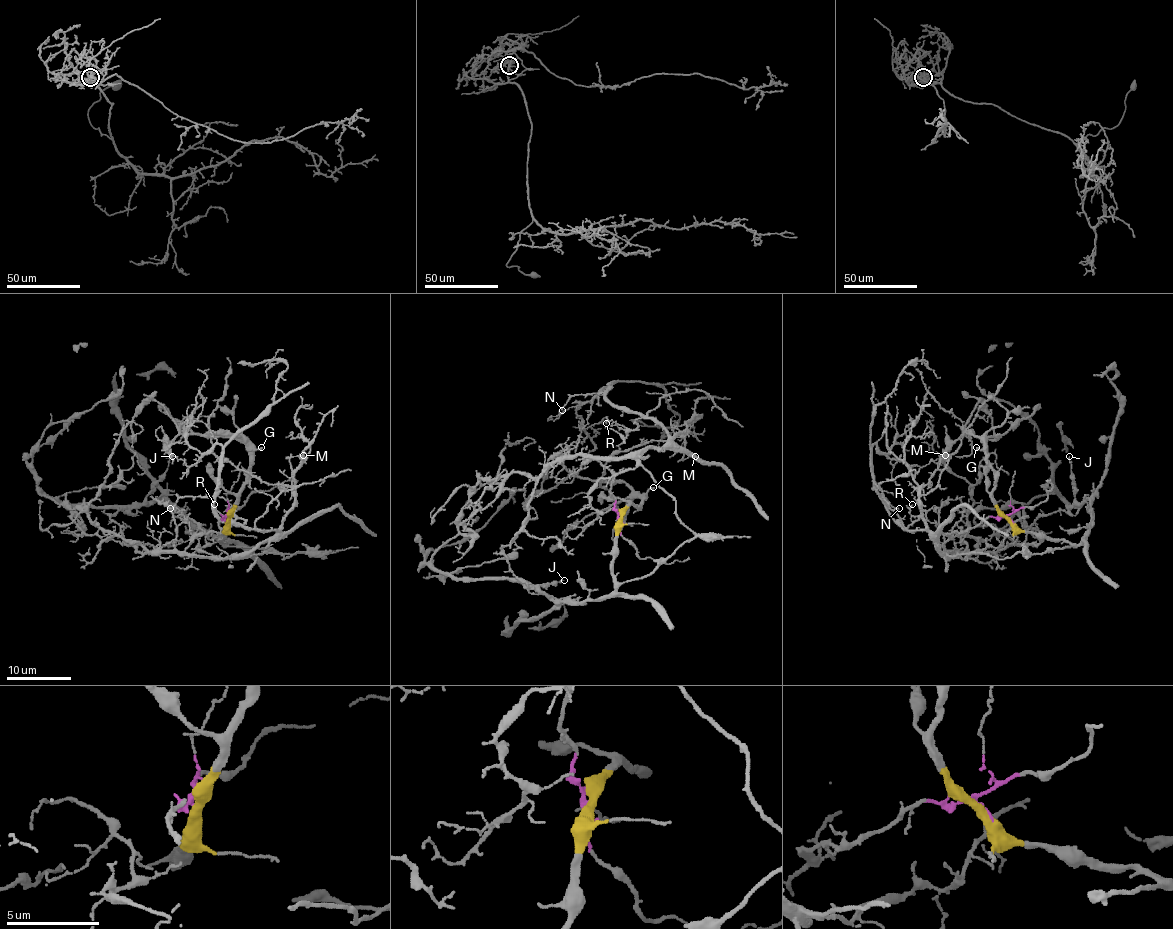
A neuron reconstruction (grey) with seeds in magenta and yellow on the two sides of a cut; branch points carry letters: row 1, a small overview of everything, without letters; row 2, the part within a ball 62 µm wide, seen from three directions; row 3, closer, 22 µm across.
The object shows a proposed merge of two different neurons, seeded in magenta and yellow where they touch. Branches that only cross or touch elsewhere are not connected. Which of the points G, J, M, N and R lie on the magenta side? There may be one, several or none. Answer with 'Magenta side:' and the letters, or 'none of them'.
Magenta side: M, N, R

